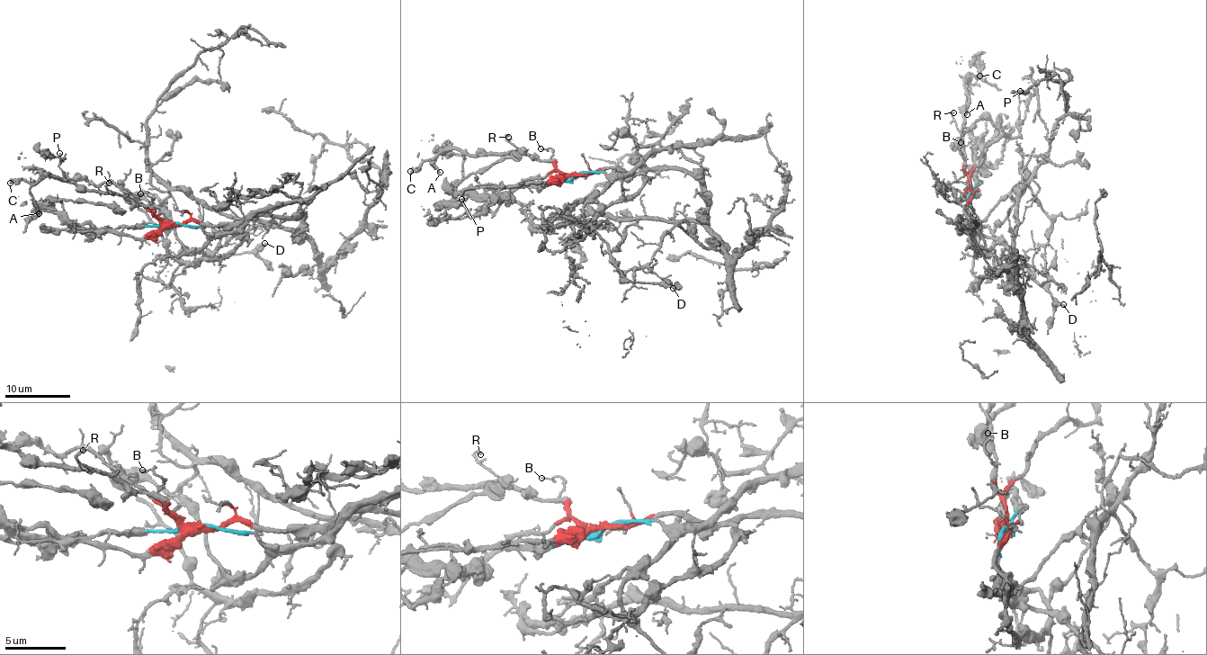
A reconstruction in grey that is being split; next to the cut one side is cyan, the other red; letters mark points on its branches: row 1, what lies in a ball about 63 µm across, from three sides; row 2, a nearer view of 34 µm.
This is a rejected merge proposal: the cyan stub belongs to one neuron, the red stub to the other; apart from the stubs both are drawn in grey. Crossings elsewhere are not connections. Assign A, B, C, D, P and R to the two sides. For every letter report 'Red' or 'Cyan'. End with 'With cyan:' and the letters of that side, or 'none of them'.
A: Red
B: Red
C: Red
D: Cyan
P: Red
R: Red
With cyan: D

